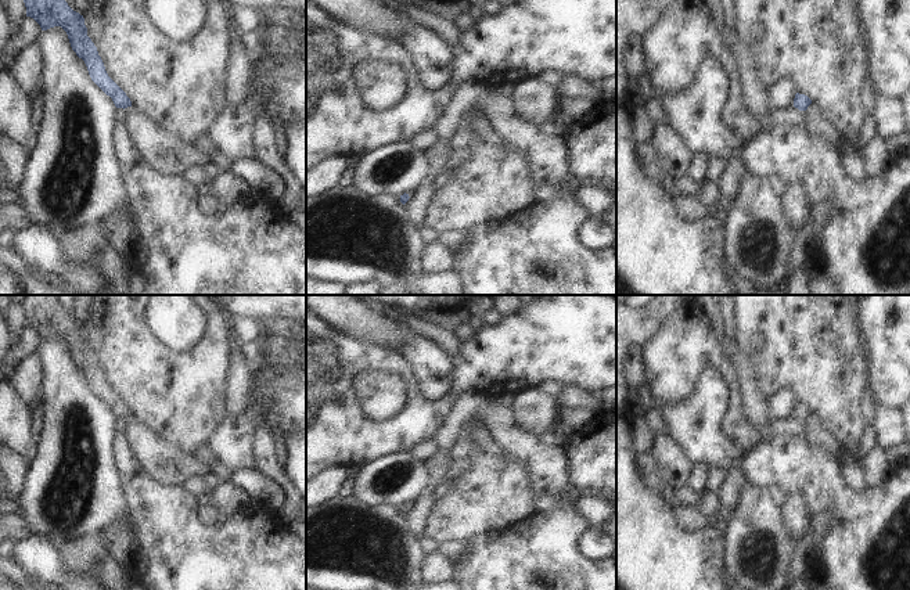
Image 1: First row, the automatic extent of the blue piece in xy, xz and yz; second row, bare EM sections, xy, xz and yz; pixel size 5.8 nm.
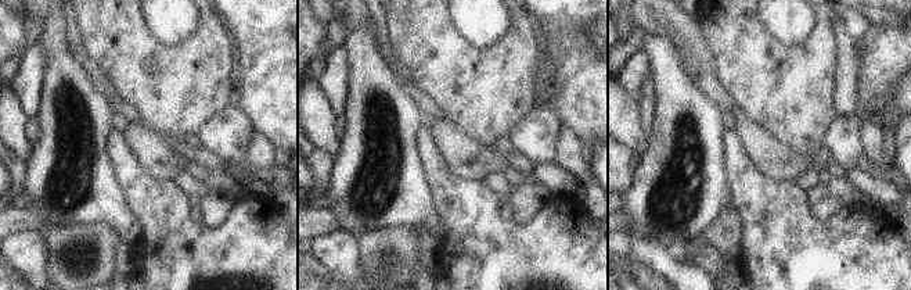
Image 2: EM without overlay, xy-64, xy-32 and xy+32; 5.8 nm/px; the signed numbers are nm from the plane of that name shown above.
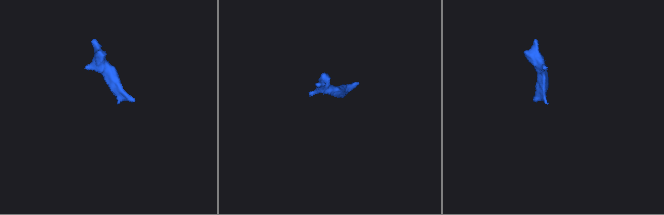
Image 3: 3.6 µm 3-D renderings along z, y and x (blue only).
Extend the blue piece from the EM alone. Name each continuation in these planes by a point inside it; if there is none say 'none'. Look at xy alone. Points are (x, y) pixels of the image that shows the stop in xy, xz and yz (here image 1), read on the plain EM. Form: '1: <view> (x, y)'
none

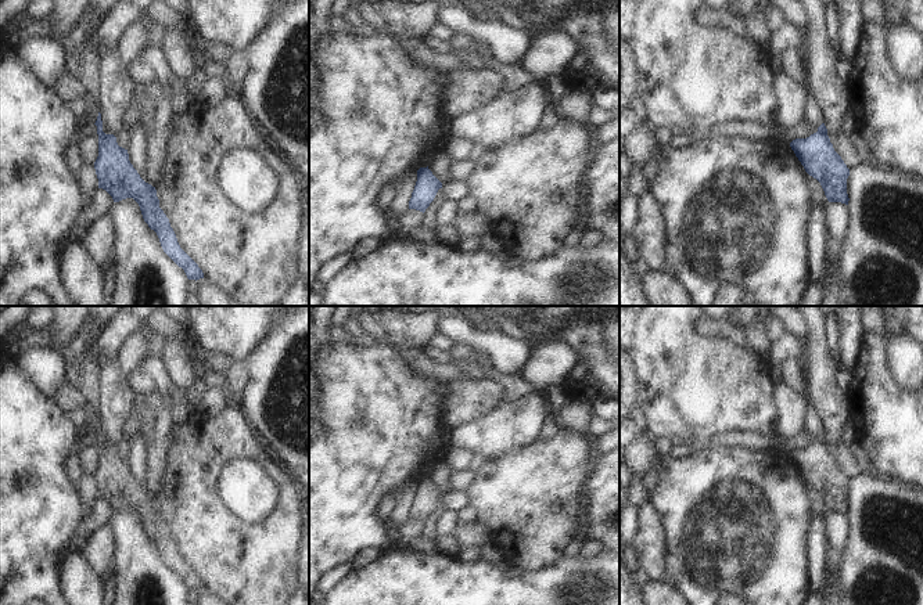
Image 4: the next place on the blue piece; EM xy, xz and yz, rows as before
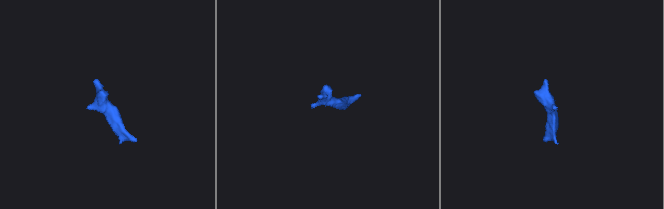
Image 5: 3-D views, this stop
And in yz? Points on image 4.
none

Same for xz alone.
none

